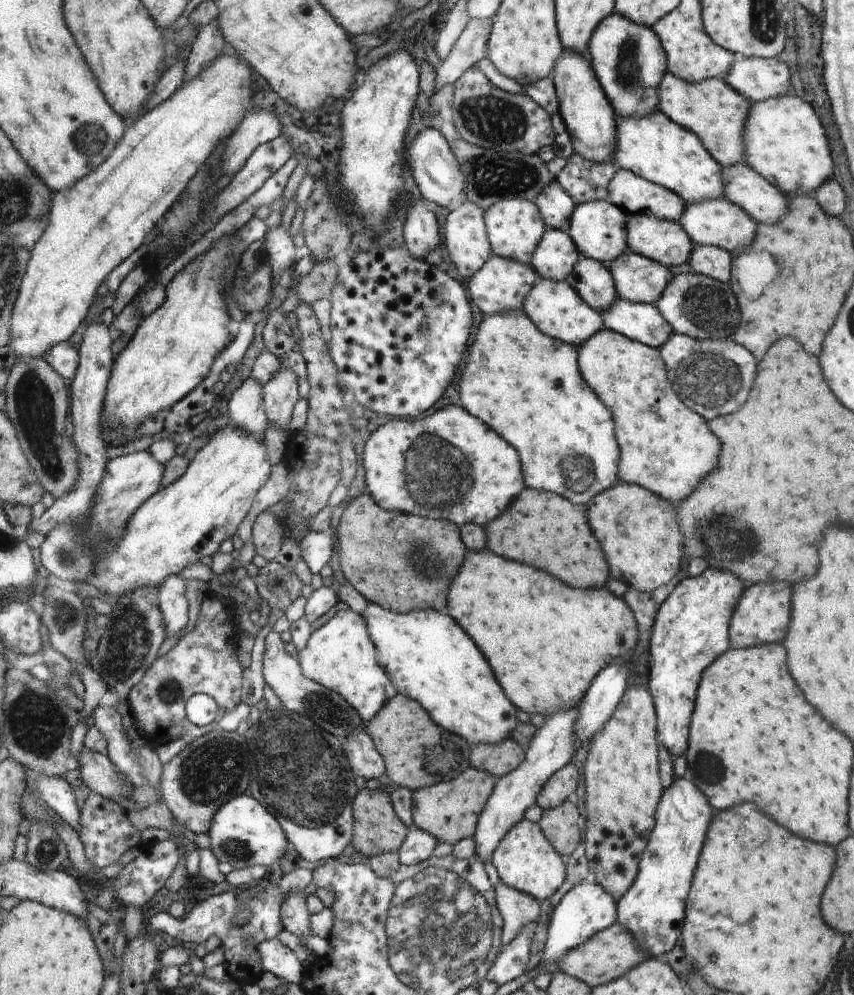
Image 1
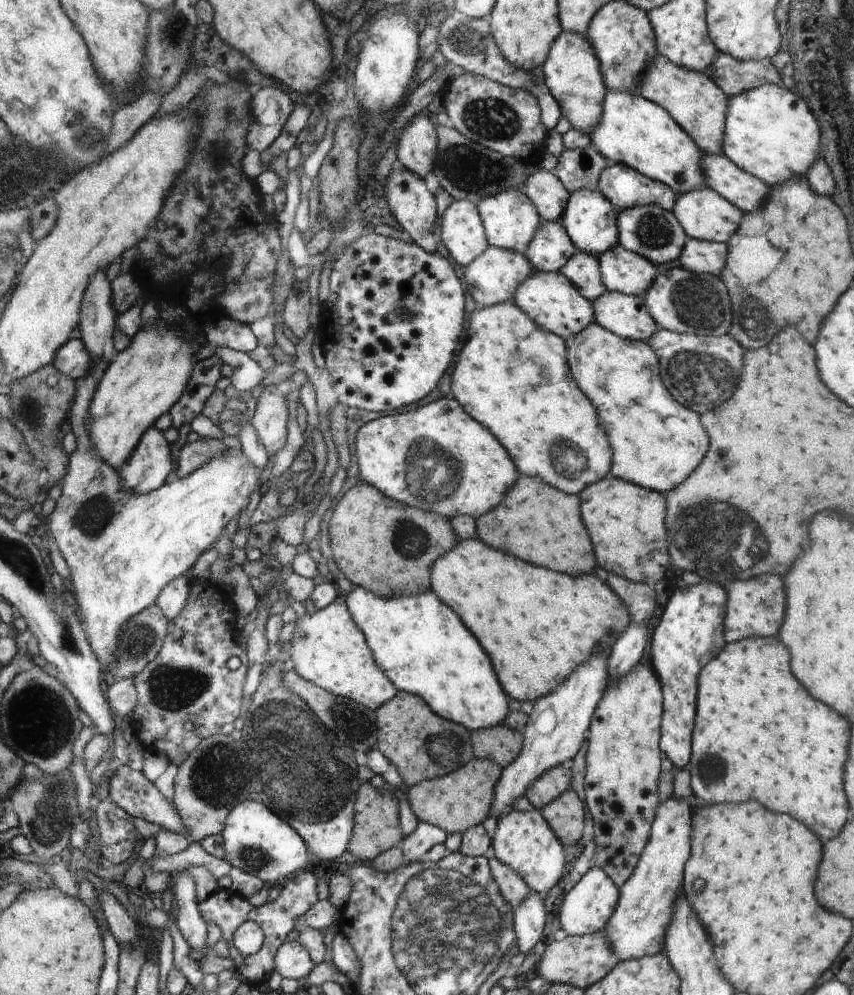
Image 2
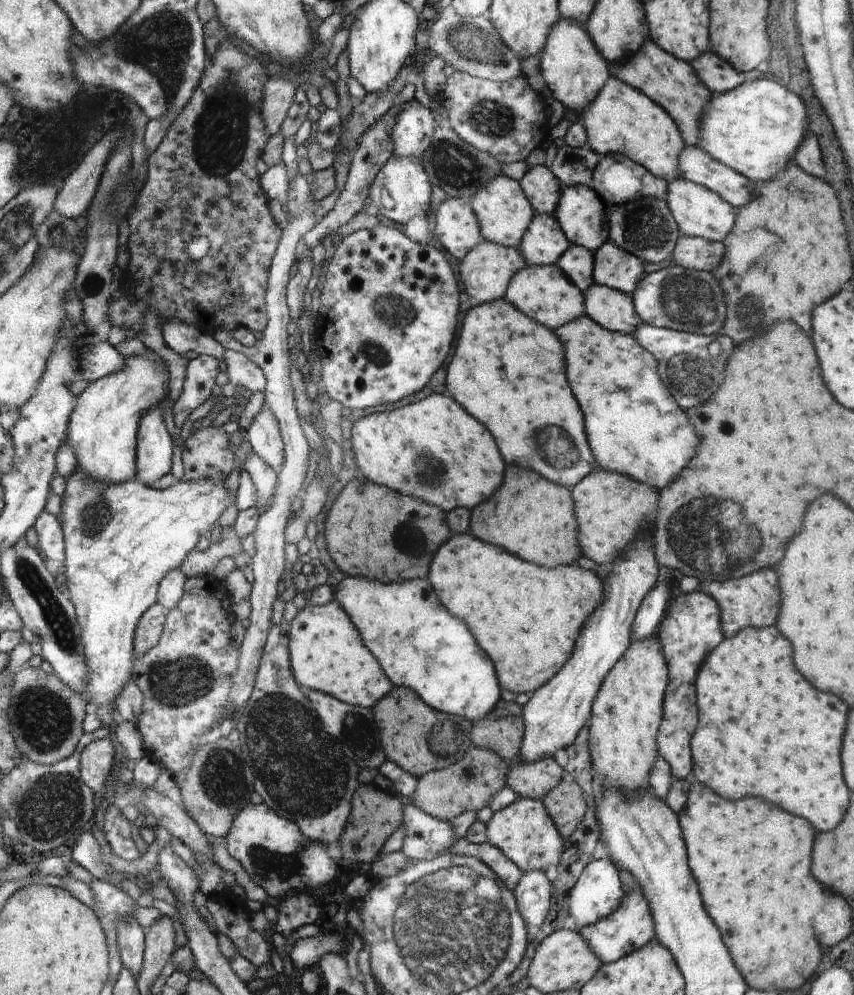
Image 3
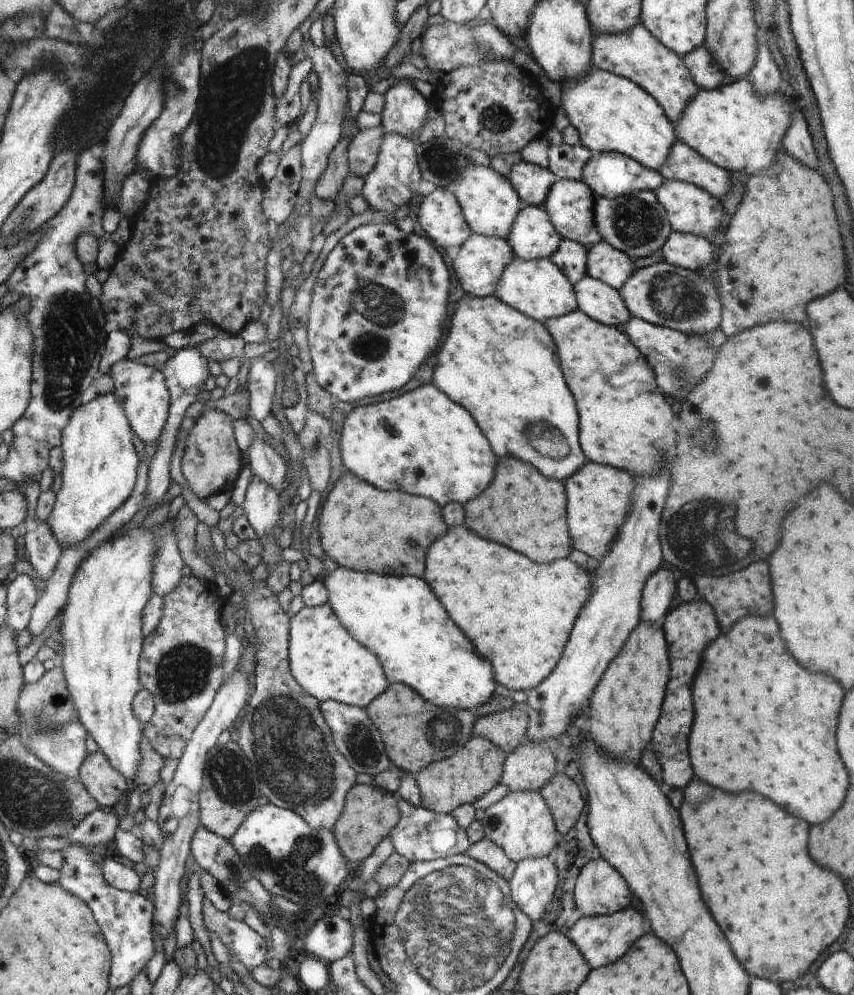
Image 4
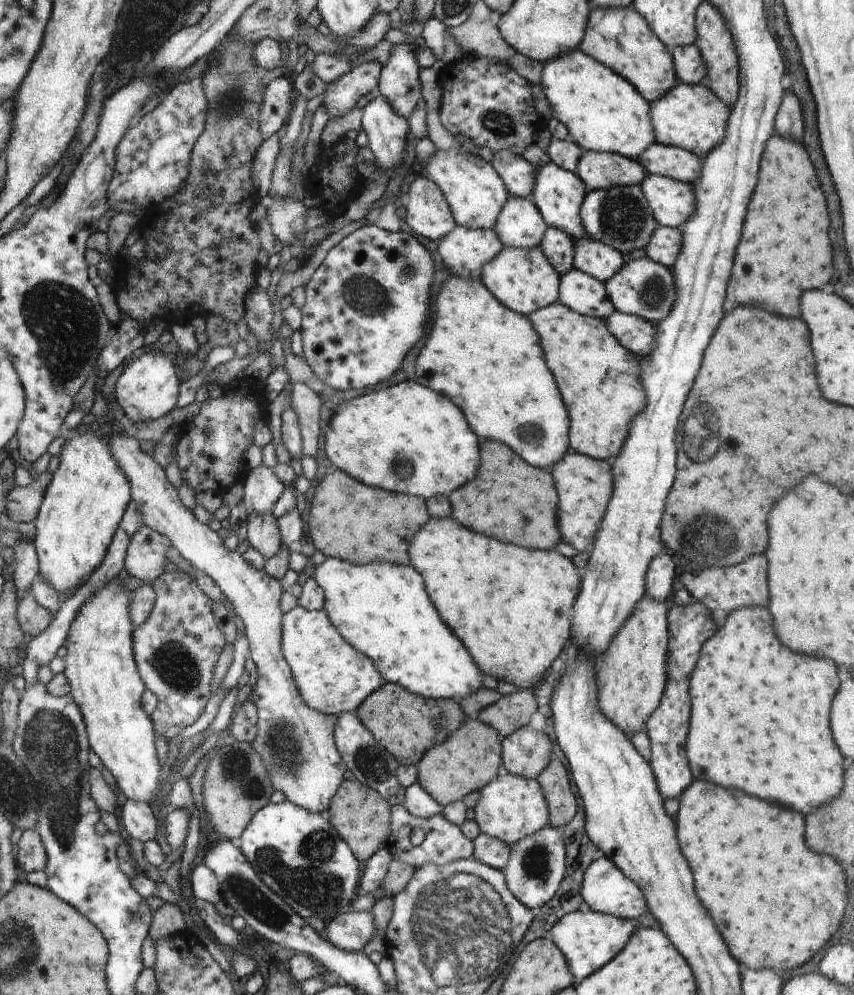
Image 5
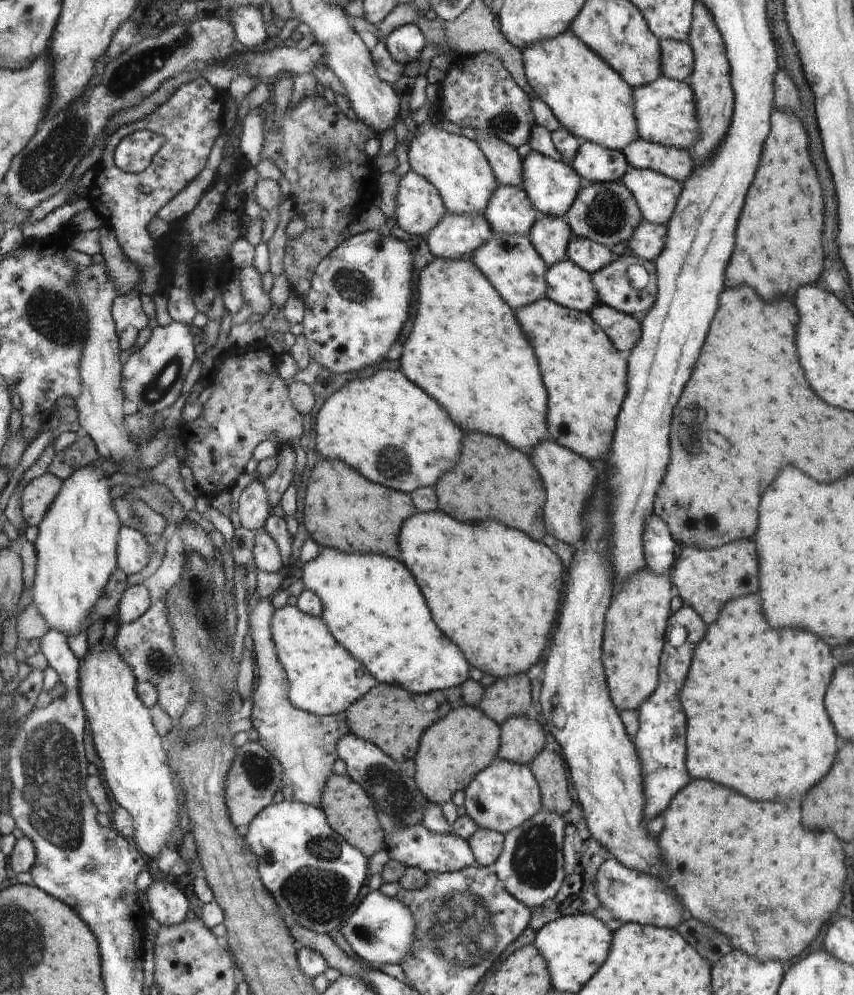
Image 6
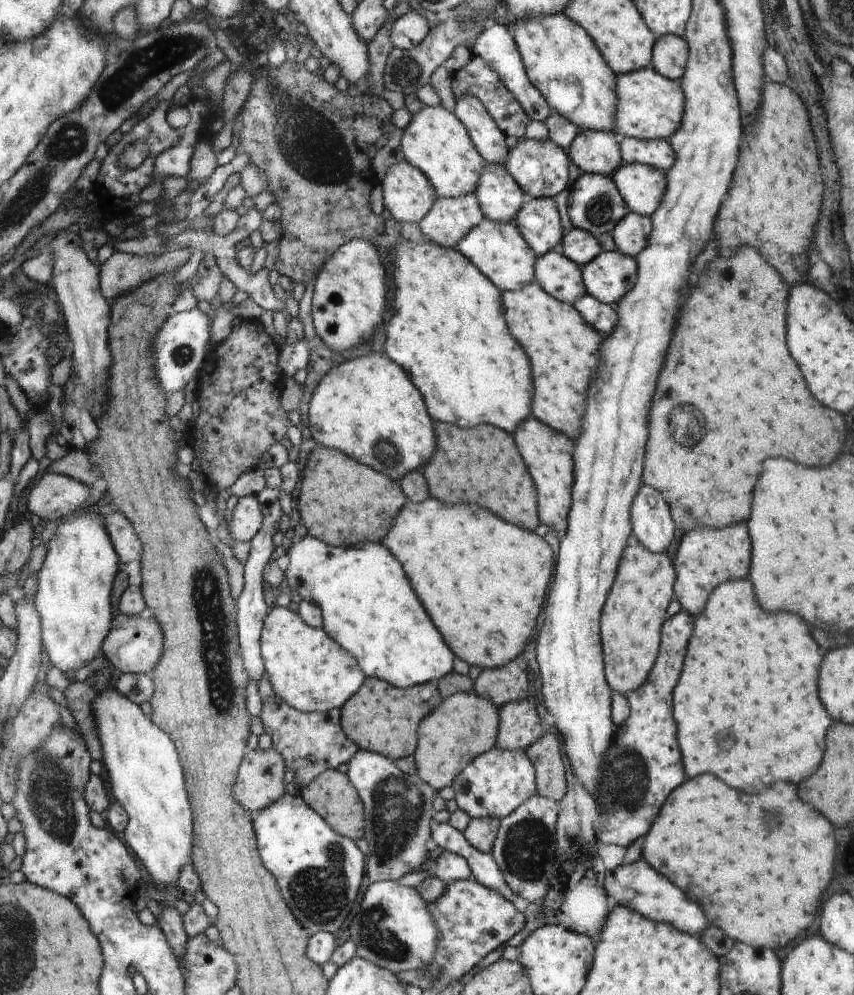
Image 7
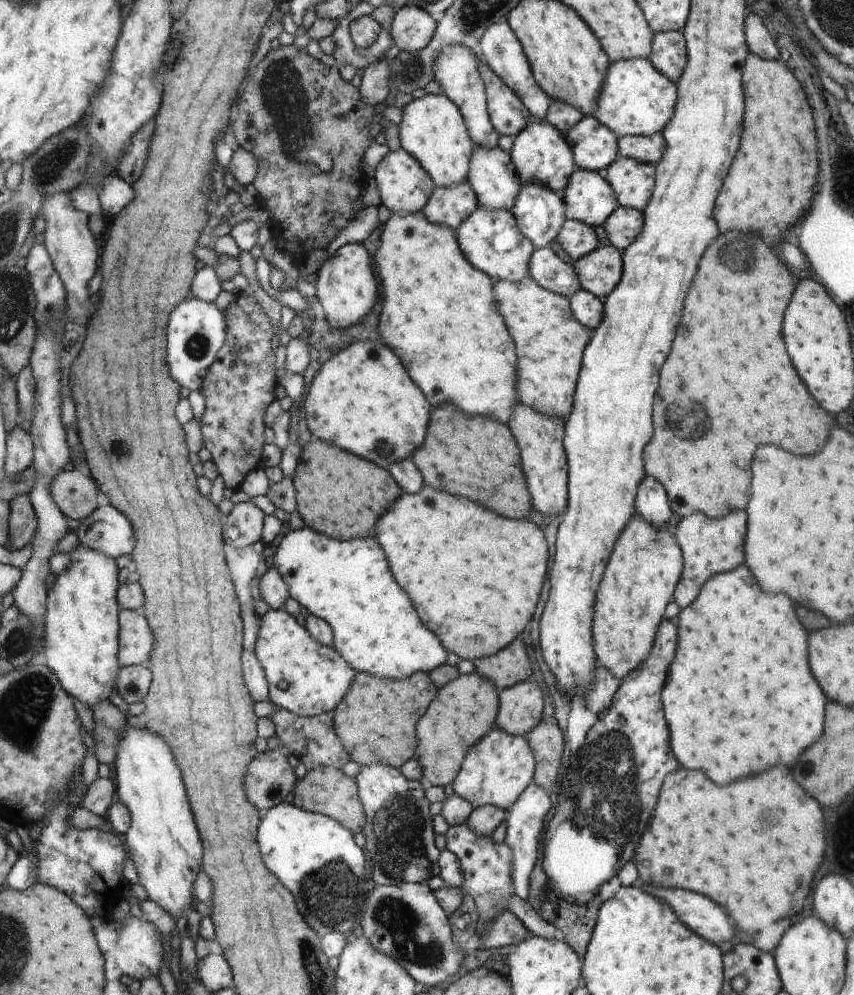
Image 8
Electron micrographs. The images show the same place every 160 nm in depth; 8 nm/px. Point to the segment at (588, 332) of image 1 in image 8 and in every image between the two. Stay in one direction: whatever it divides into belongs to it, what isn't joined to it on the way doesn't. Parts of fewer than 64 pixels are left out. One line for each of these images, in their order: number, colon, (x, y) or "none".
2: (553, 301)
3: (544, 293)
4: (538, 288)
5: (524, 280)
6: (516, 270)
7: (499, 250)
8: (491, 239)

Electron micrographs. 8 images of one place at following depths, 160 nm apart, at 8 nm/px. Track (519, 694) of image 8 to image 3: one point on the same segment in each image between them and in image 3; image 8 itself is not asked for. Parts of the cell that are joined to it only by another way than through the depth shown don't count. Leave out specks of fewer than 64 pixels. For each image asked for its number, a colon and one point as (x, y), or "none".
3: (535, 780)
4: (530, 767)
5: (526, 753)
6: (523, 738)
7: (520, 728)

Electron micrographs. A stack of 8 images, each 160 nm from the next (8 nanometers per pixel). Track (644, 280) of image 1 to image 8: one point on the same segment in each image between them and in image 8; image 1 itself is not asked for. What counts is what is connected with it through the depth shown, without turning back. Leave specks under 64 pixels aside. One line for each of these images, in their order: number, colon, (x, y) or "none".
2: (622, 270)
3: (614, 267)
4: (606, 264)
5: (595, 258)
6: (591, 256)
7: (580, 246)
8: (576, 239)

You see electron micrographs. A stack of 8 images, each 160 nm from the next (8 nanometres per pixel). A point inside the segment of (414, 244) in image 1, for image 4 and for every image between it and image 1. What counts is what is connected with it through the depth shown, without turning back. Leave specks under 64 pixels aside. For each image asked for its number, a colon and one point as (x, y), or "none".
2: (414, 207)
3: (400, 191)
4: (395, 180)

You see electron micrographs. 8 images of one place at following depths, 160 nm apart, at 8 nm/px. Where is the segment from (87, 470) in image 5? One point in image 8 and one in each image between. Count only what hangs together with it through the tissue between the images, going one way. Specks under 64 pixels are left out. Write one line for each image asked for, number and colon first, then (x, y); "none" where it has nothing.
6: (78, 542)
7: (75, 583)
8: (82, 643)

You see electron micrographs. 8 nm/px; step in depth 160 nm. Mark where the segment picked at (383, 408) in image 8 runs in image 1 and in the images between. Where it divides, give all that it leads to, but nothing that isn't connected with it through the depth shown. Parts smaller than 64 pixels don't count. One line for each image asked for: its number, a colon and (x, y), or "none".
1: (450, 465)
2: (438, 458)
3: (435, 450)
4: (423, 443)
5: (410, 439)
6: (391, 431)
7: (368, 407)

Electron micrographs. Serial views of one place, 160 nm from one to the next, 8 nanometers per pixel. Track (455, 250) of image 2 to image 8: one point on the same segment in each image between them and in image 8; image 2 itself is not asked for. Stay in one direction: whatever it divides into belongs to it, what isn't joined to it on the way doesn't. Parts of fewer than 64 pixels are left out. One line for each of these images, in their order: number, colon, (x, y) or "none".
3: (456, 227)
4: (440, 215)
5: (428, 213)
6: (419, 207)
7: (407, 192)
8: (405, 187)

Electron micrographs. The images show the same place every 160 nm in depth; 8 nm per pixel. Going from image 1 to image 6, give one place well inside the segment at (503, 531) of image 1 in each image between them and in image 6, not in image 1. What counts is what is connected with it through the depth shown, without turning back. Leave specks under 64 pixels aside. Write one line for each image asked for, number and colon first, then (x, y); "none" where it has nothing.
2: (564, 545)
3: (528, 515)
4: (523, 509)
5: (508, 491)
6: (508, 489)

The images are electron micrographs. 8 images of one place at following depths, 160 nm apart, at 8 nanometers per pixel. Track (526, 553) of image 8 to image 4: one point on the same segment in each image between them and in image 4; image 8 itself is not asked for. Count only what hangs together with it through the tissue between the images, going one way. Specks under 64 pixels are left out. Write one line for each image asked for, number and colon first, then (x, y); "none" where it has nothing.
4: (487, 588)
5: (510, 604)
6: (495, 592)
7: (446, 551)

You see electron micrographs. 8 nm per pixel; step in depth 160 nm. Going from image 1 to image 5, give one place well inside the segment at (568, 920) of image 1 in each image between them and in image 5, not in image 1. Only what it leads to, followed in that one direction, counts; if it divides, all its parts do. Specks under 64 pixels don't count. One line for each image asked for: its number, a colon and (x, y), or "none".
2: (587, 907)
3: (598, 893)
4: (600, 889)
5: (606, 889)

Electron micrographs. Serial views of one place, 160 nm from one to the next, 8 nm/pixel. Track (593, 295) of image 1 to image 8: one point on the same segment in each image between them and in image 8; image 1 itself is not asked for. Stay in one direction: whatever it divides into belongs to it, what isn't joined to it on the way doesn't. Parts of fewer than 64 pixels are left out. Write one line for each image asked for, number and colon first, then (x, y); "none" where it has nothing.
2: (583, 269)
3: (578, 264)
4: (570, 257)
5: (557, 247)
6: (551, 236)
7: (538, 220)
8: (539, 213)

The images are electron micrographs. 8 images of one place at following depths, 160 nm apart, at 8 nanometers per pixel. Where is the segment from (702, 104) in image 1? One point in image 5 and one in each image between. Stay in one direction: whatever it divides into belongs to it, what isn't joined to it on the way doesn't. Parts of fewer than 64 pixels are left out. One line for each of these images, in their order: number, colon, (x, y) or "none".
2: (694, 100)
3: (673, 83)
4: (637, 55)
5: (621, 39)

